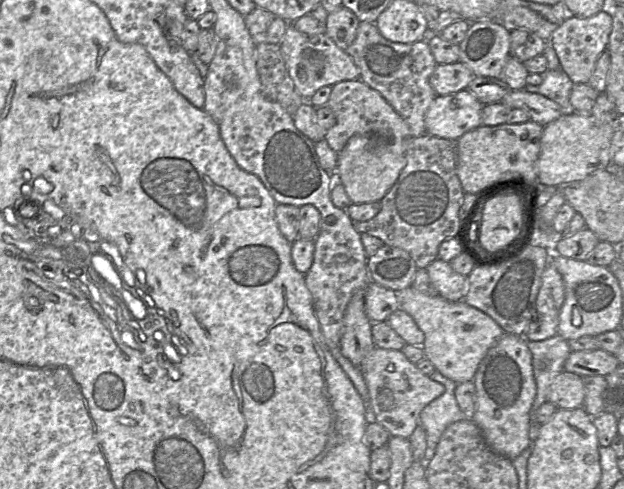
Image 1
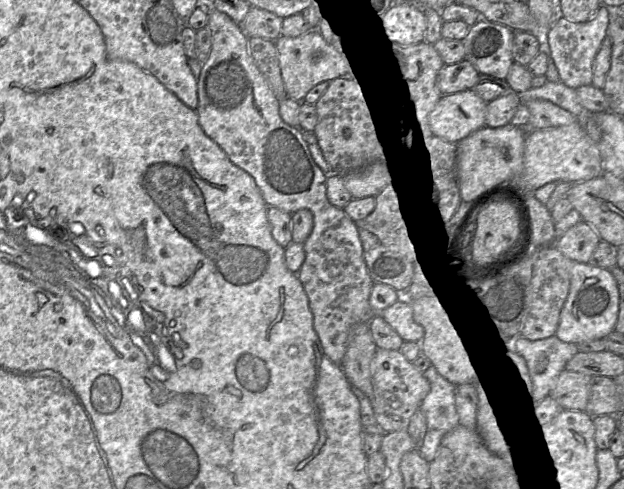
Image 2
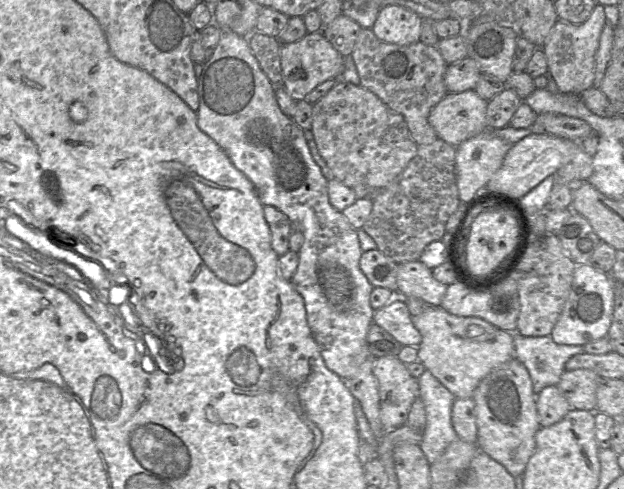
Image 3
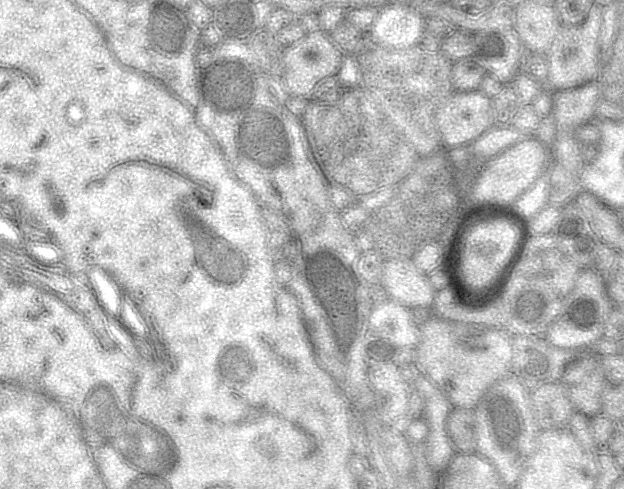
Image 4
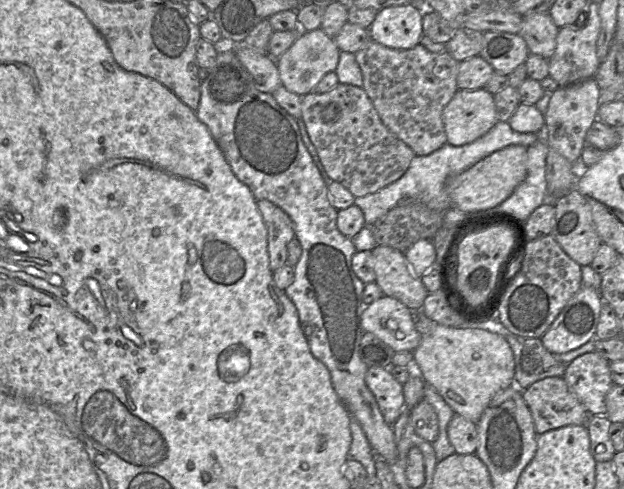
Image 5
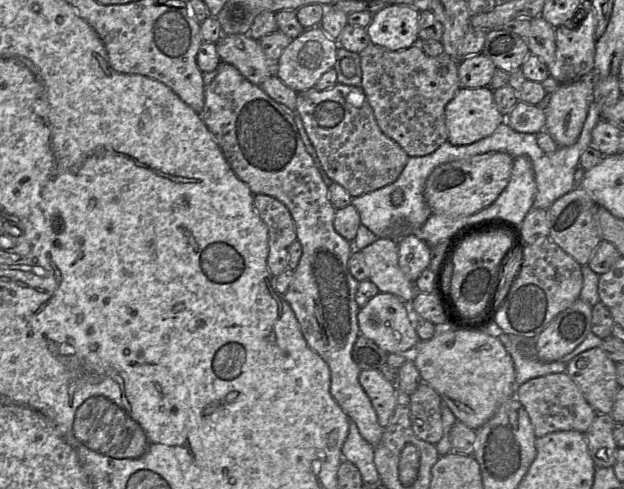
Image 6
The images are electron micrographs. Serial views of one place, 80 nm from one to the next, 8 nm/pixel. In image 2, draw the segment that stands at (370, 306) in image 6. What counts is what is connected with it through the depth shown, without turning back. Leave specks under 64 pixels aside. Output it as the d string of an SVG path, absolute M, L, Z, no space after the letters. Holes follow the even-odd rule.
M400 298L377 315L384 319L403 342L420 343L422 341L424 329L414 321L411 304L406 298Z

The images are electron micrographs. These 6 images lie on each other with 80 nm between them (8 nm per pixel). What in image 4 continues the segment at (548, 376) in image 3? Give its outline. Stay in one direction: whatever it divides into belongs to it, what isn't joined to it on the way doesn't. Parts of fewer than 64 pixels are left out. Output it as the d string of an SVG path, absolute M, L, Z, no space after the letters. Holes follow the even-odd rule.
M545 338L533 339L533 342L528 343L528 345L543 354L545 354L549 360L550 369L549 377L543 380L535 382L533 379L529 378L528 384L530 388L528 392L533 393L540 386L560 382L561 376L564 375L564 366L570 361L575 361L576 359L581 358L582 356L588 356L587 349L566 349L553 346Z

